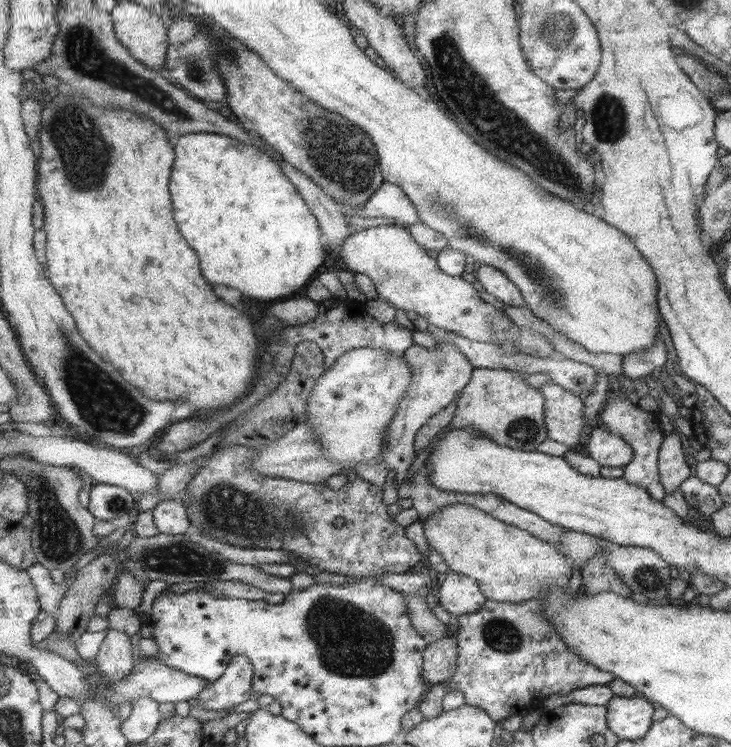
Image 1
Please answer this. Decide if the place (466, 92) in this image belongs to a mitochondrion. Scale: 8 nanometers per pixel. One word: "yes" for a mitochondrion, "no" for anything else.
yes

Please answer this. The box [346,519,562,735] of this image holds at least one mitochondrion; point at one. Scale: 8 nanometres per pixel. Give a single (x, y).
(503, 636)

